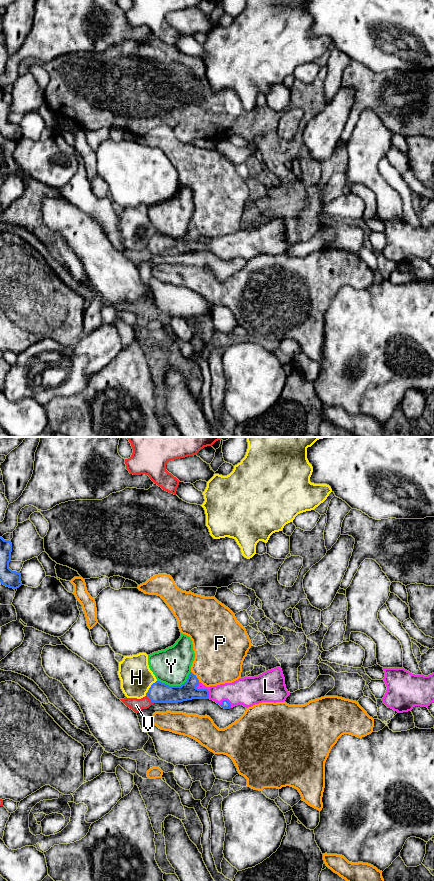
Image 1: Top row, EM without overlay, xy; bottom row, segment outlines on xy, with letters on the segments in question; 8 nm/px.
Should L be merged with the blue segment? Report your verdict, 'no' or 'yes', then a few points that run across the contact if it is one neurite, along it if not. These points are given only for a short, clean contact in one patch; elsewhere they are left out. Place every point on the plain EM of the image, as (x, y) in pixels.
yes; line xy (187, 243), (204, 241), (209, 244), (235, 244)

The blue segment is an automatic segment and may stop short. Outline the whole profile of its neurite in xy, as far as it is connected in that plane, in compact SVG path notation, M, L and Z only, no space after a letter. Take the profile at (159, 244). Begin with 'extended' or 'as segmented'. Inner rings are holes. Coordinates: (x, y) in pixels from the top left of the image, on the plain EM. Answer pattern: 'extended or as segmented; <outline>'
extended; M280 219L258 228L244 229L232 235L206 239L192 224L181 238L169 238L160 233L151 237L146 248L153 255L178 255L192 251L210 251L224 261L237 257L248 260L262 254L284 254L290 247Z

